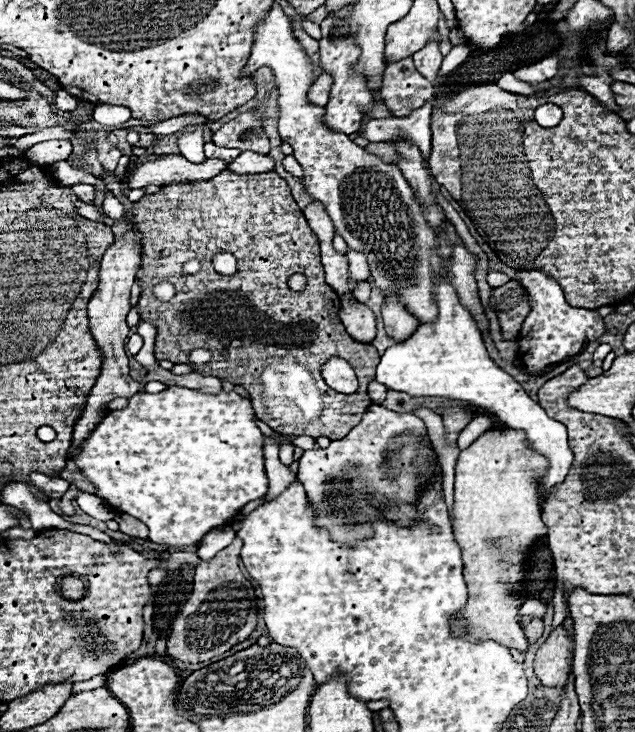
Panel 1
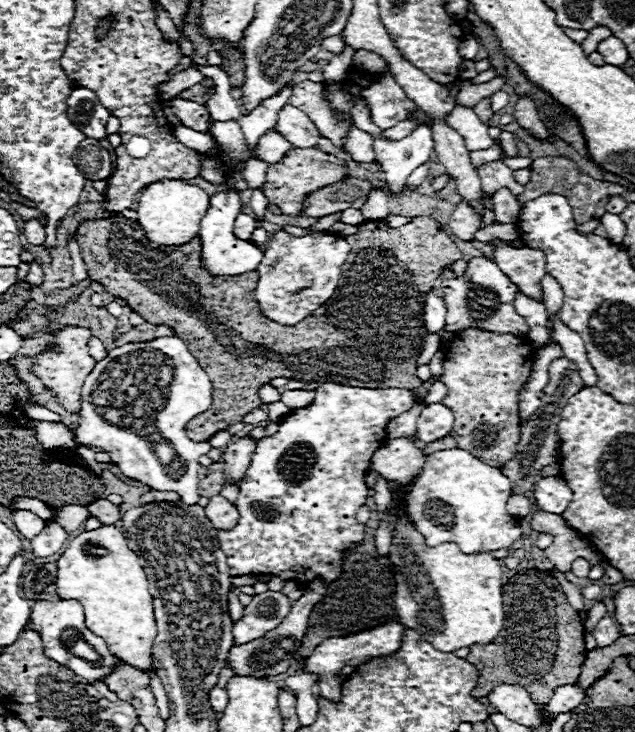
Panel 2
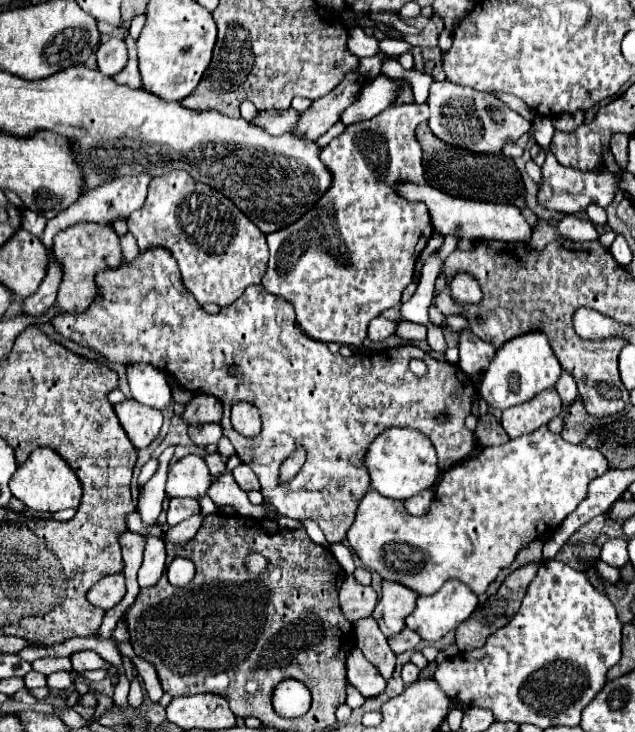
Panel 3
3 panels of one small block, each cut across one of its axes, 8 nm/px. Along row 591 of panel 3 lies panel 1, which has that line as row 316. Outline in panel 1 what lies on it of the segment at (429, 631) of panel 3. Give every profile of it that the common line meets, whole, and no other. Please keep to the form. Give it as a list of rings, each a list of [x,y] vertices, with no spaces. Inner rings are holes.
[[[436,280],[436,304],[438,320],[434,324],[418,326],[416,334],[412,334],[406,342],[394,344],[384,352],[376,370],[376,382],[384,384],[388,390],[404,392],[412,398],[438,396],[468,402],[464,406],[484,410],[484,414],[494,416],[504,428],[522,430],[530,448],[550,462],[546,474],[540,478],[540,494],[542,498],[548,496],[548,492],[566,478],[572,464],[564,424],[552,420],[510,374],[494,364],[470,312],[462,308],[462,304],[456,300],[456,290],[446,280]]]

